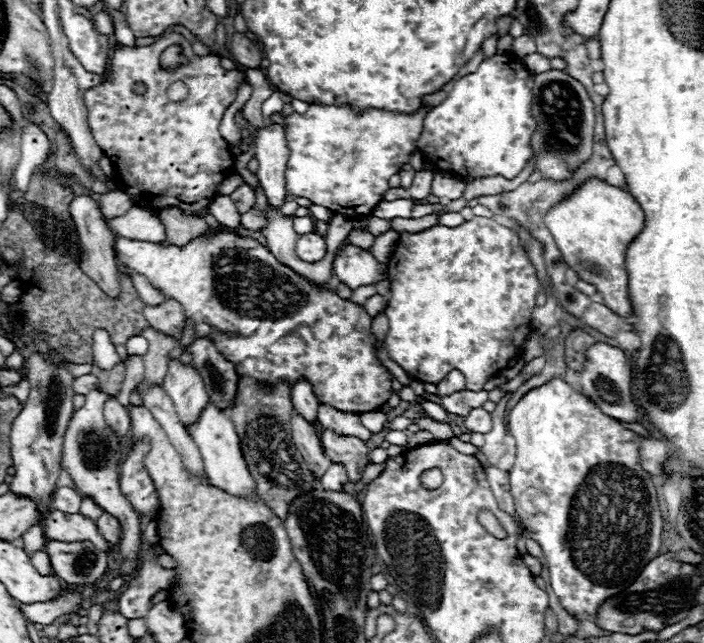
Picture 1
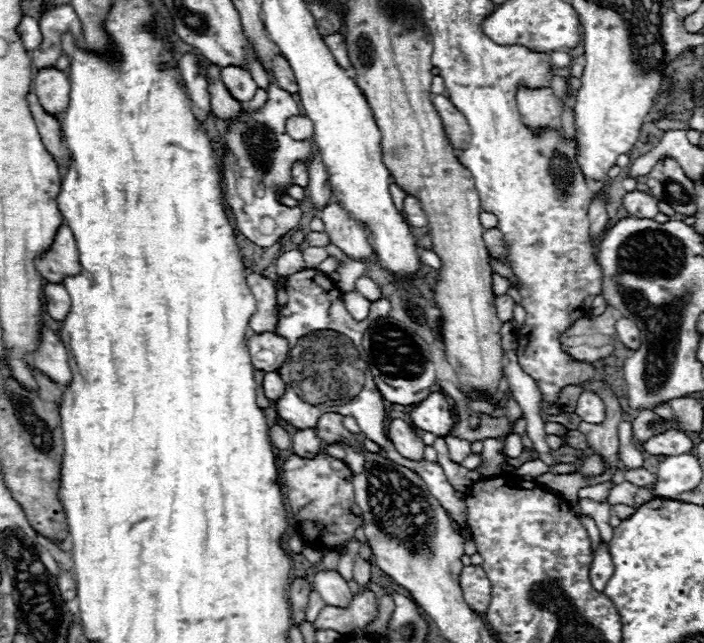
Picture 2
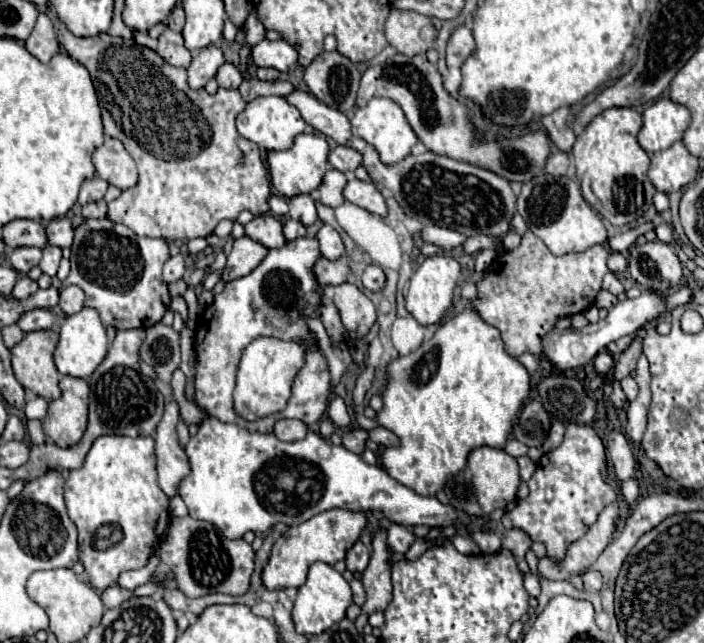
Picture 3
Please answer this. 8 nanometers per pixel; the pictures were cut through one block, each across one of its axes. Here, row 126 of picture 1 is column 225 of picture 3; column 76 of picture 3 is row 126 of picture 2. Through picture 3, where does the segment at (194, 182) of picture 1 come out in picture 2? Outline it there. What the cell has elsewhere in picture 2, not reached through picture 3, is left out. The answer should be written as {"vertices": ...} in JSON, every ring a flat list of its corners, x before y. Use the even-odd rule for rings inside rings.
{"vertices":[[32,92,28,94,28,104,30,104,32,118,34,118,36,126,38,126,38,132,40,132,40,138,42,138,46,150,54,156,54,160,56,160,58,166,68,168,68,164,70,164,70,150,68,150,68,148,64,146,64,142,62,142,60,120,58,120,56,116,48,114,48,112,40,106,38,98,36,98]]}

